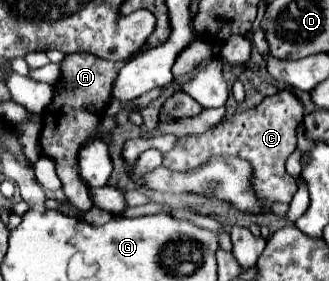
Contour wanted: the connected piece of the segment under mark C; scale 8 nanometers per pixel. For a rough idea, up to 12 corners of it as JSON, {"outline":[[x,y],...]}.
{"outline":[[265,97],[200,137],[178,139],[162,165],[190,171],[210,157],[252,165],[260,201],[290,203],[286,173],[302,103]]}

